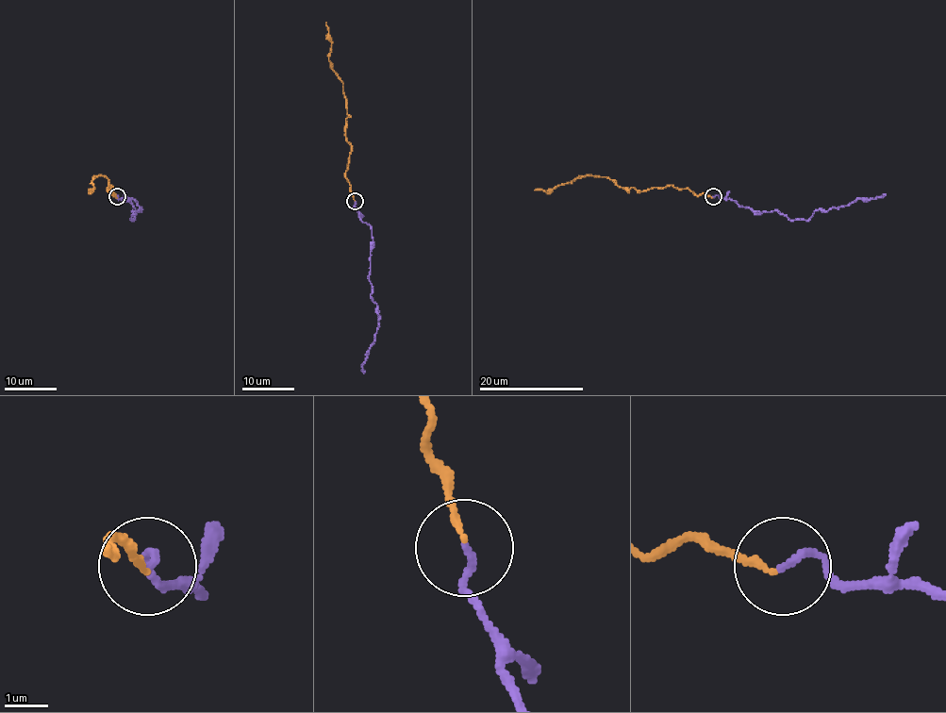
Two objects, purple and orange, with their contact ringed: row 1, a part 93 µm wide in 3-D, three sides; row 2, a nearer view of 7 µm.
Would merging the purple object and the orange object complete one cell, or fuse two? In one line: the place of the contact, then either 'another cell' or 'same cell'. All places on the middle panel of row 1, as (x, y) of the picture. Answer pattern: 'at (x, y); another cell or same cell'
at (355, 201); same cell

